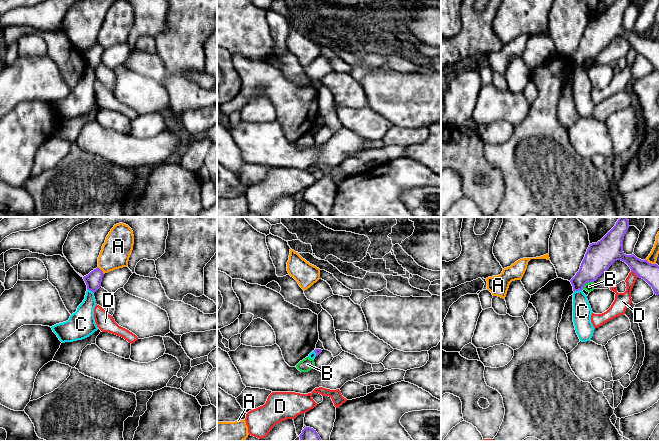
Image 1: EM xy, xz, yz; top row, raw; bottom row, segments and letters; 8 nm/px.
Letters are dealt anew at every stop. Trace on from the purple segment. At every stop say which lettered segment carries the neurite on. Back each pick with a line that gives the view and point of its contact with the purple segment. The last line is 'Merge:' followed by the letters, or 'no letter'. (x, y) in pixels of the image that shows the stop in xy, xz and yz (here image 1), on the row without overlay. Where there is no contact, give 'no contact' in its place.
Merge: no letter

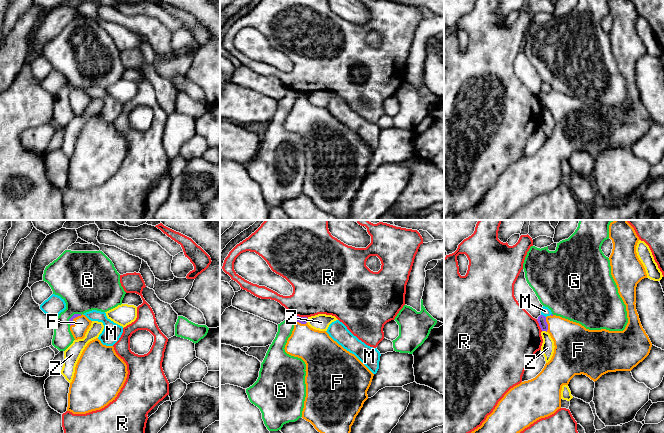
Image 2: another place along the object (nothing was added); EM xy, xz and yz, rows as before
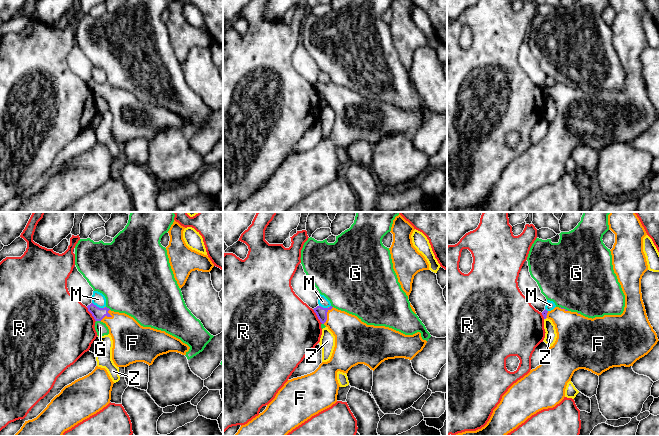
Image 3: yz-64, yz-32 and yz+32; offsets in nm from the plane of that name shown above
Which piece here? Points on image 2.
F: xy (73, 94)
Merge: F

